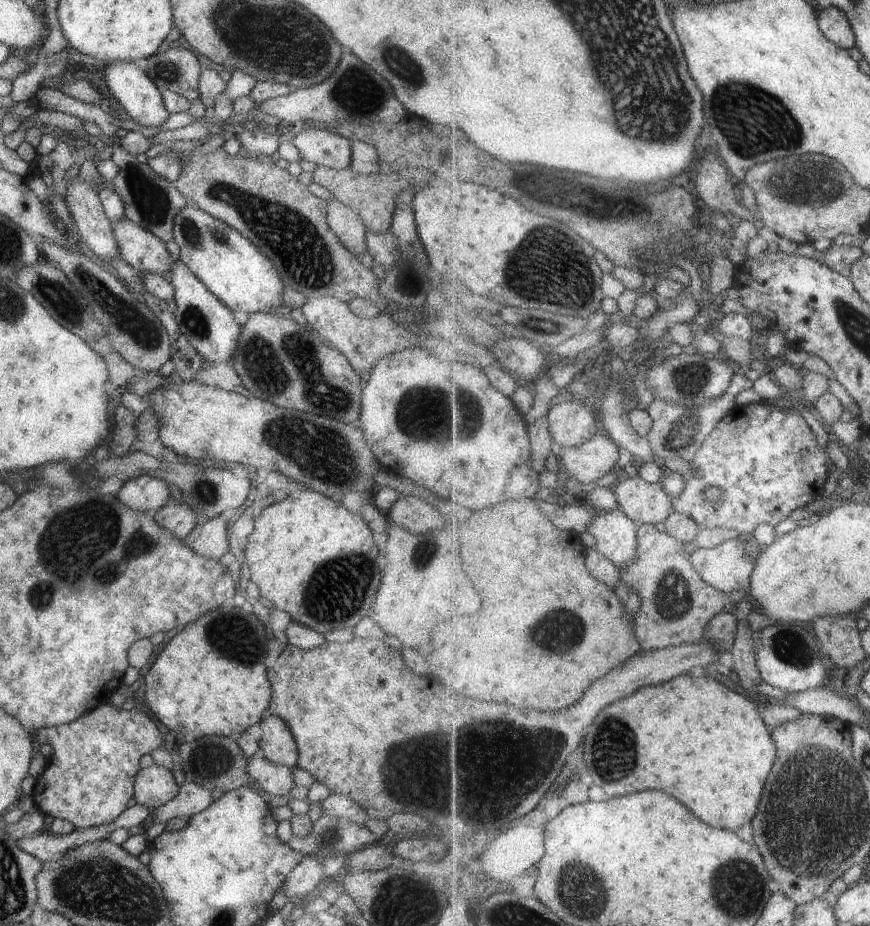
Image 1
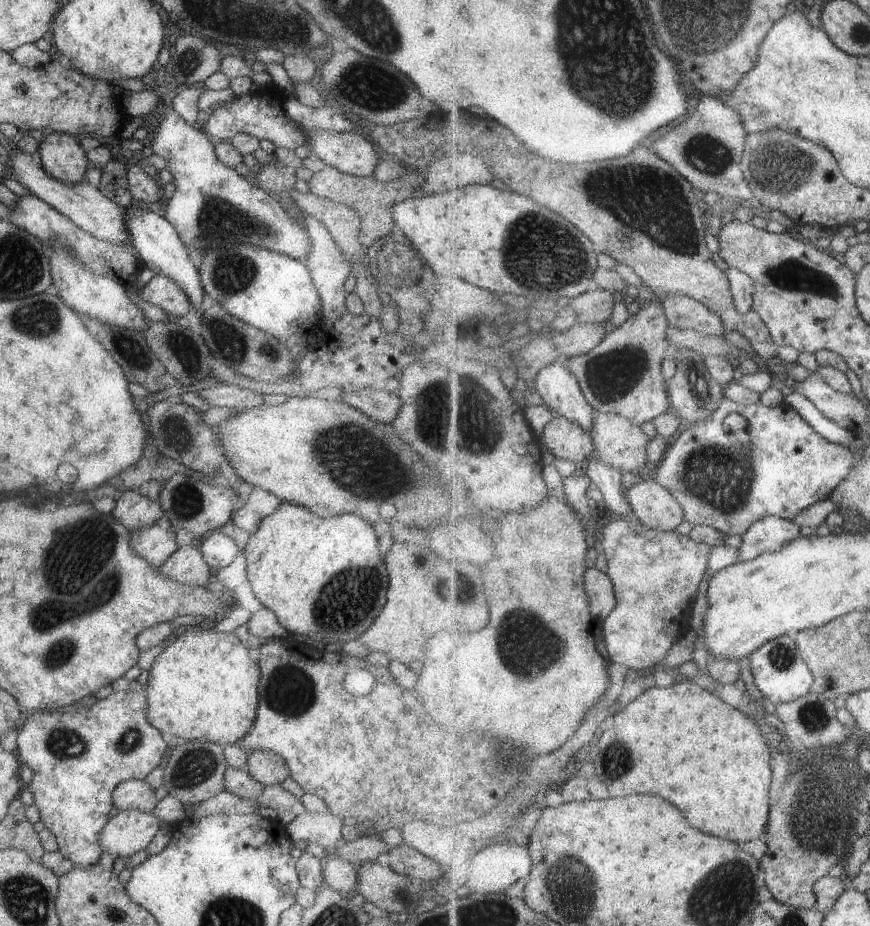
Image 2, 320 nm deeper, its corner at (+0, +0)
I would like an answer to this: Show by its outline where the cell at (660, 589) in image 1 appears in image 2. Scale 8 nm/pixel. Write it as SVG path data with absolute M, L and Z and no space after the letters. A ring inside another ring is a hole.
M621 518L599 529L606 554L606 573L614 582L617 599L615 610L603 621L603 652L613 665L632 668L639 673L649 666L658 668L658 662L665 658L665 653L675 640L674 627L683 624L693 600L704 594L712 547L695 542L689 535L647 528L638 519L627 522Z

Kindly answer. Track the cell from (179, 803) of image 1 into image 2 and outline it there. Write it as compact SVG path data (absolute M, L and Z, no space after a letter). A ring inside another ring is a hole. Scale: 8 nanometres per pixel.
M135 809L119 811L99 829L98 845L103 852L109 853L112 860L129 858L145 849L160 826L162 822L152 812Z

